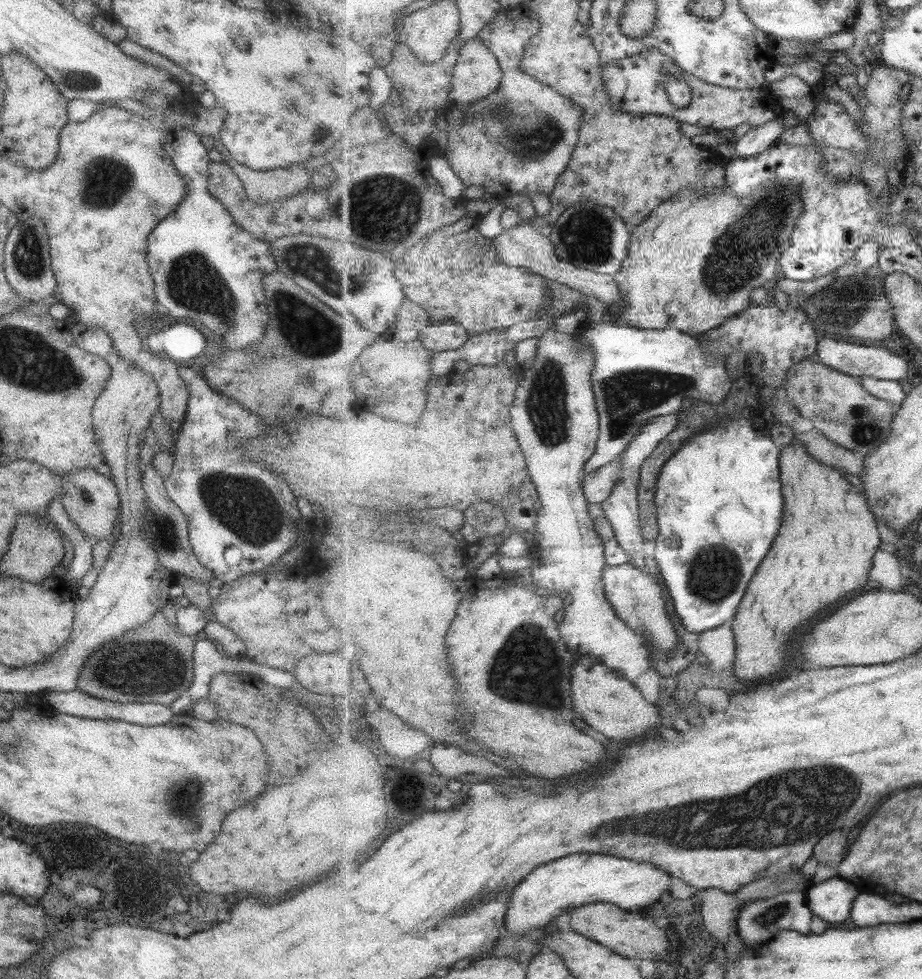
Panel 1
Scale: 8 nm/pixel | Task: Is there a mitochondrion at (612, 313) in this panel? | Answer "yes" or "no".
no

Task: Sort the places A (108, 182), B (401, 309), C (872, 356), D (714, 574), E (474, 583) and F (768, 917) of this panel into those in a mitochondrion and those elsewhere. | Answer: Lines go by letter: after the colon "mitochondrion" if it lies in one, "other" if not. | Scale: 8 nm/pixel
A: mitochondrion
B: other
C: other
D: mitochondrion
E: other
F: mitochondrion

